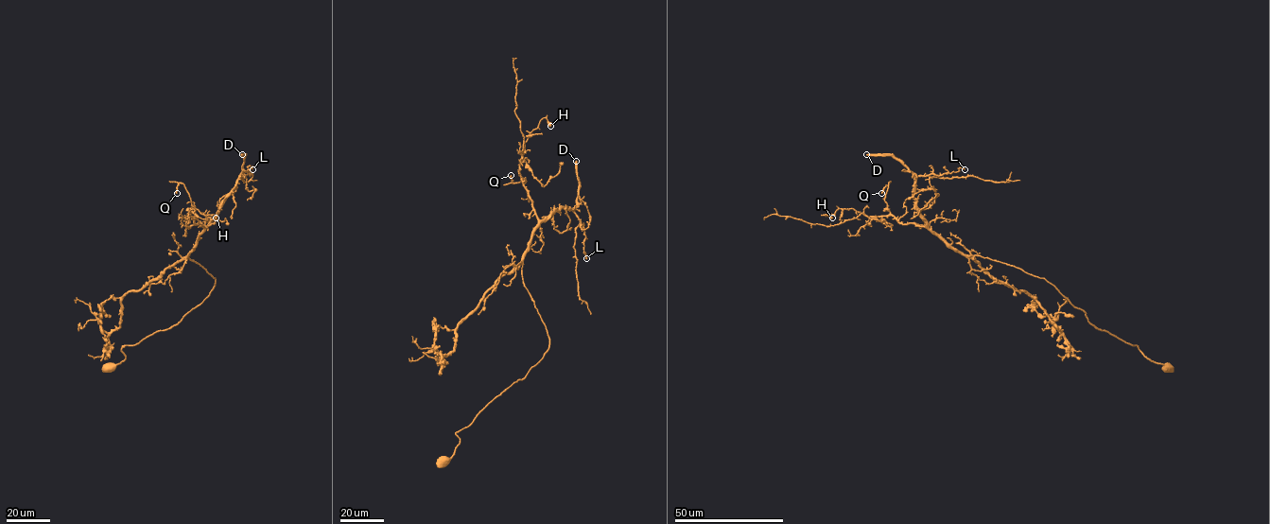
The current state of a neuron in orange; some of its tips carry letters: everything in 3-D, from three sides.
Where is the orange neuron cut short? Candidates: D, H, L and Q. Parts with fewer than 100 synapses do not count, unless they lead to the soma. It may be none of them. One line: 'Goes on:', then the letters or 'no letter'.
Goes on: D

